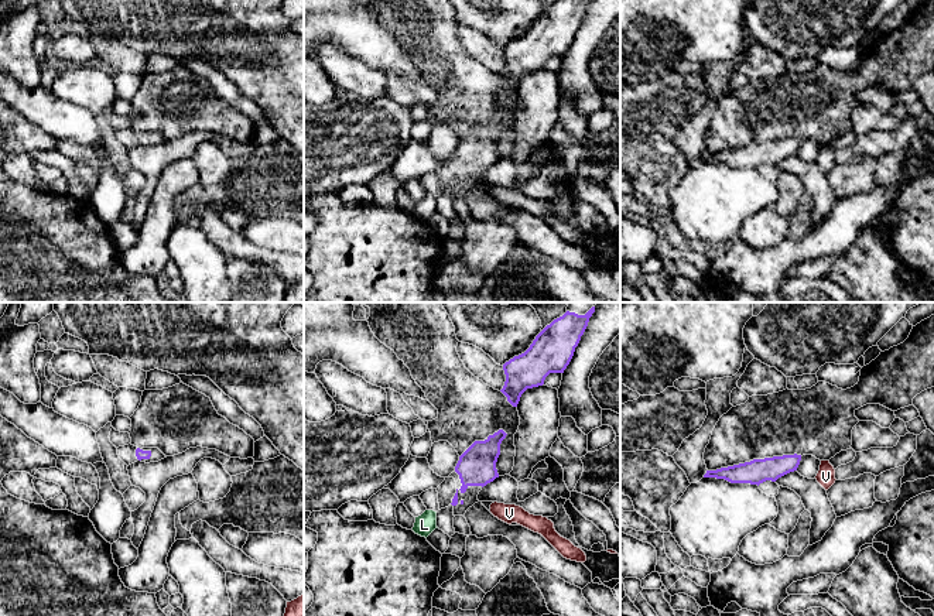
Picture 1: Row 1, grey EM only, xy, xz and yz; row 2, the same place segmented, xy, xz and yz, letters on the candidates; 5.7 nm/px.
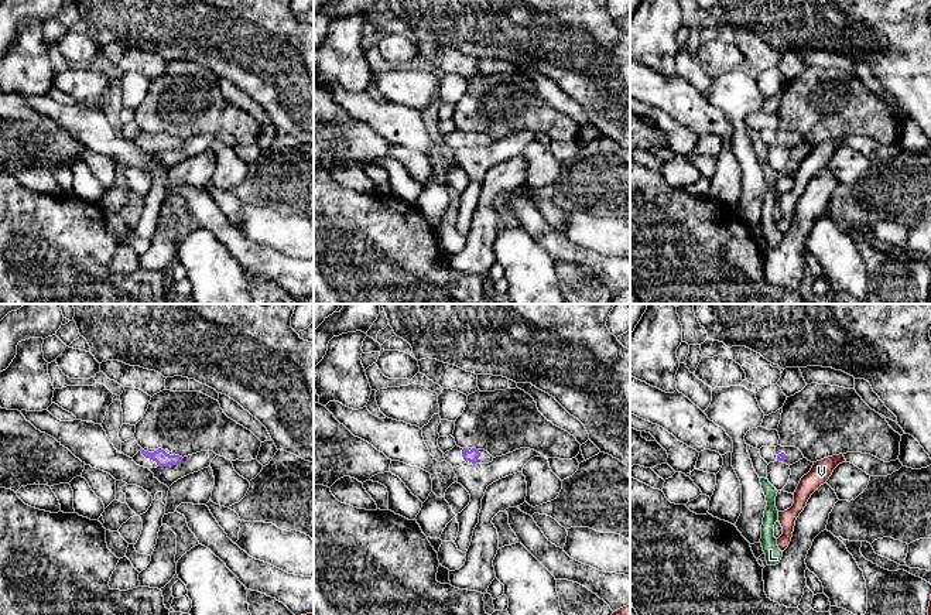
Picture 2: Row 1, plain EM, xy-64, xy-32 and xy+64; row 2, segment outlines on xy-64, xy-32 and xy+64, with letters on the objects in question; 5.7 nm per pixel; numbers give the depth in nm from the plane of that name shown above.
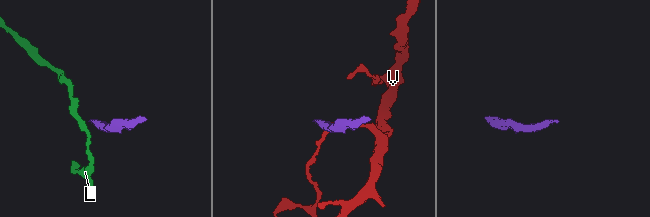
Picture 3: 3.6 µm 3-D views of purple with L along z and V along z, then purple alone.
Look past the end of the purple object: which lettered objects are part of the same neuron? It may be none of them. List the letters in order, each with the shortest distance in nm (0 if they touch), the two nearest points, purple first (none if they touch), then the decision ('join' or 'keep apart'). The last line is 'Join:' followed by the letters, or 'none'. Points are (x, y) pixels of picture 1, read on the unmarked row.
L: 100 nm | xz (451, 187), (435, 195) | keep apart
V: 110 nm | xz (485, 168), (495, 185) | keep apart
Join: none

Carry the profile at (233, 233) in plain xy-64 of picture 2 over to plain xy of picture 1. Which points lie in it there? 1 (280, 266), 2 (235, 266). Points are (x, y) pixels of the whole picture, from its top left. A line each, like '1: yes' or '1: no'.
1: yes
2: no

